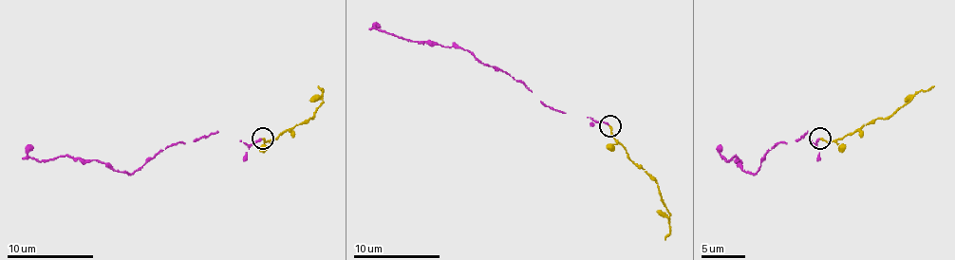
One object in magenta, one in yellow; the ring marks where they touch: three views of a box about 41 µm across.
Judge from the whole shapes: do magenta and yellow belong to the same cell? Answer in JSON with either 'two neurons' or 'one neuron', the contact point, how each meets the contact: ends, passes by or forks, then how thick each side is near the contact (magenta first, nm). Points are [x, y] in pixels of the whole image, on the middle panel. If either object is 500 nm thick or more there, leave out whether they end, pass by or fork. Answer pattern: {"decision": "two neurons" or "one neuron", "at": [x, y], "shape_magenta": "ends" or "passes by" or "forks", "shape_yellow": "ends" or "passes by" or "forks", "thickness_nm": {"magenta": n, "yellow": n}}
{"decision": "one neuron", "at": [609, 125], "shape_magenta": "ends", "shape_yellow": "ends", "thickness_nm": {"magenta": 170, "yellow": 160}}

